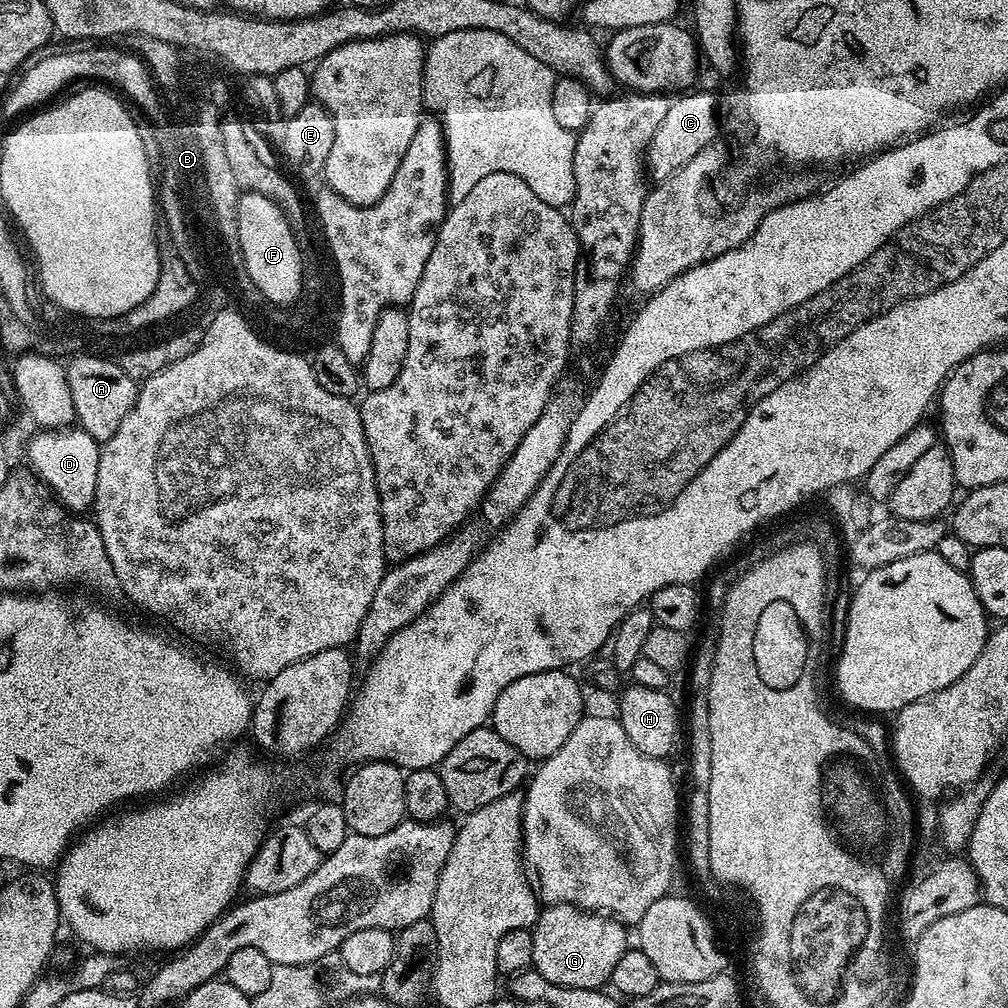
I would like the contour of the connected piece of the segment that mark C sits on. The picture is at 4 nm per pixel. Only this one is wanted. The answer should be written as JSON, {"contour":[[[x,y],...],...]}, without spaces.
{"contour":[[[689,91],[672,100],[670,110],[666,110],[666,118],[658,125],[654,138],[650,138],[650,146],[646,153],[646,172],[653,181],[659,182],[670,178],[694,154],[698,154],[717,139],[716,136],[716,96],[712,92]]]}

